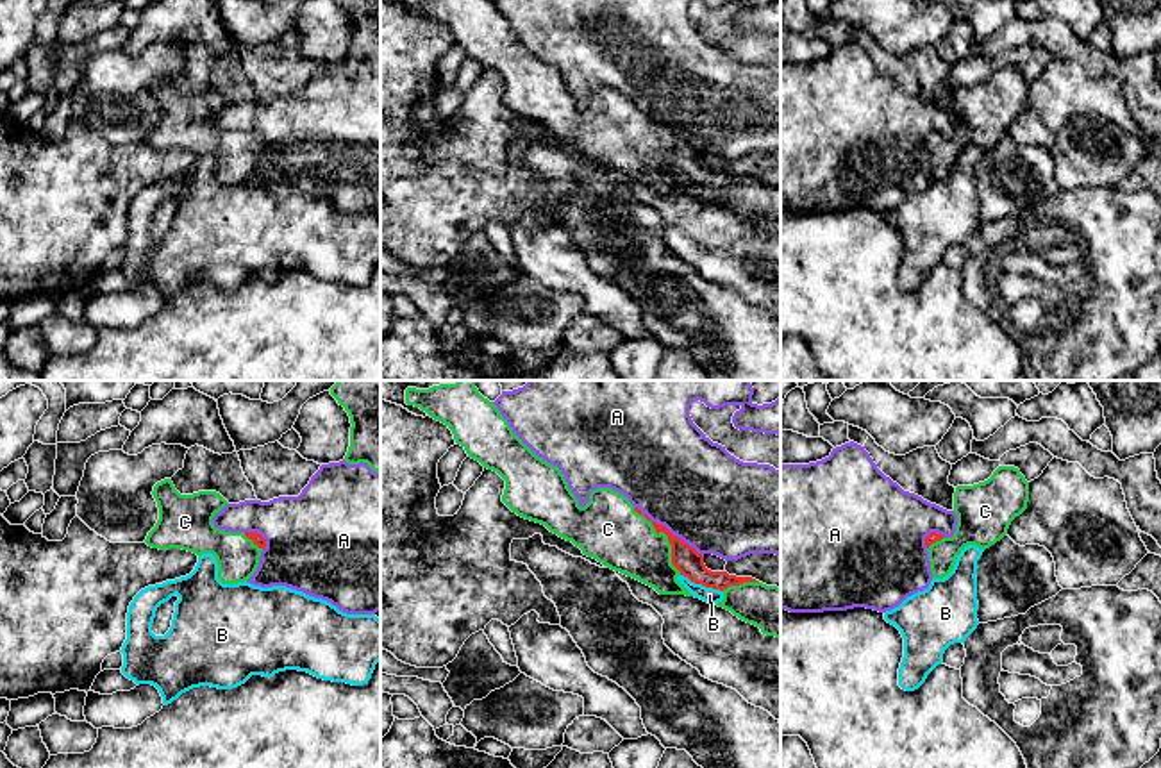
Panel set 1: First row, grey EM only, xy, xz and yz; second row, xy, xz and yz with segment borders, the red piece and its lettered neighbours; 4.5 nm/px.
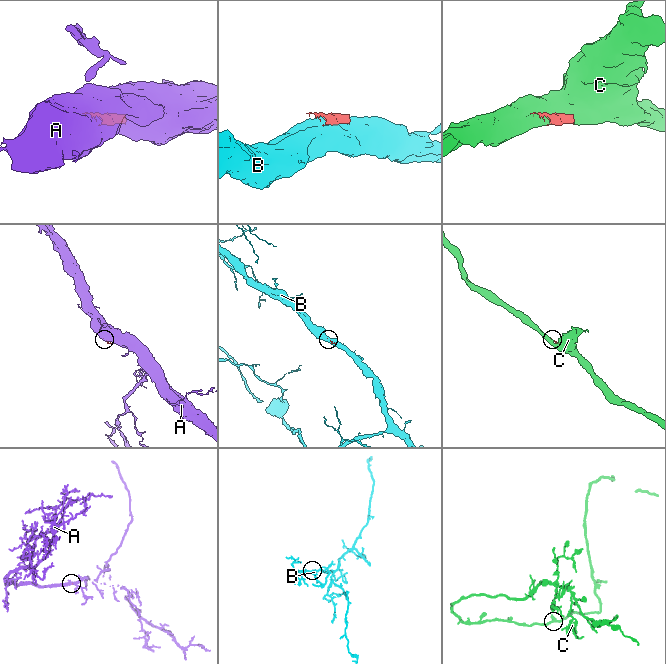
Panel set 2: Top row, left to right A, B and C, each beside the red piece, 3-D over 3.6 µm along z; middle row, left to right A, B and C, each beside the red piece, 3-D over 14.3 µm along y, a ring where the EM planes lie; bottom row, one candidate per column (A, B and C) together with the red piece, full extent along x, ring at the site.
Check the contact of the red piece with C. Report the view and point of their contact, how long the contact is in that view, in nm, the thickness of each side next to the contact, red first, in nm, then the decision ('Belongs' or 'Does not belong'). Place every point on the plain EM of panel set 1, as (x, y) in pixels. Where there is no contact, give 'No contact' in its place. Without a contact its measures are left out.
Touches red at xz (668, 138). Shared border 380 nm. Thickness 120 nm (red) against 280 nm. Belongs

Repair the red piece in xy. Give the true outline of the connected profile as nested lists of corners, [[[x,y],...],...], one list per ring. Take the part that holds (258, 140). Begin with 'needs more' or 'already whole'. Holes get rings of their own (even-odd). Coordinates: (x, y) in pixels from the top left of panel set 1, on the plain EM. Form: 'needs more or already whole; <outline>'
needs more; [[[164,79],[154,86],[152,95],[159,120],[145,139],[148,146],[182,148],[196,155],[213,154],[223,184],[245,182],[255,173],[266,139],[257,132],[216,129],[213,118],[229,104],[220,93],[180,95],[171,79]]]

